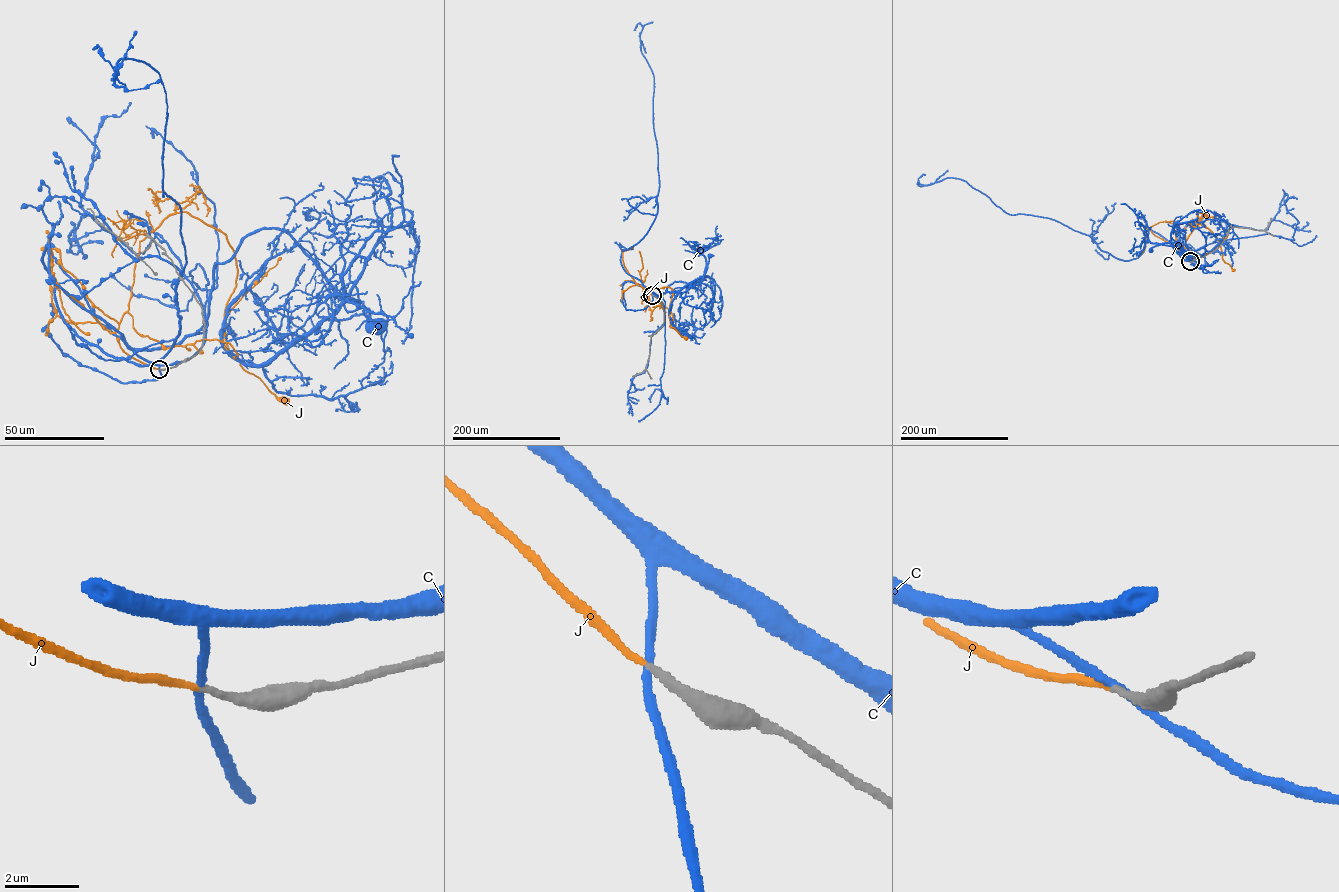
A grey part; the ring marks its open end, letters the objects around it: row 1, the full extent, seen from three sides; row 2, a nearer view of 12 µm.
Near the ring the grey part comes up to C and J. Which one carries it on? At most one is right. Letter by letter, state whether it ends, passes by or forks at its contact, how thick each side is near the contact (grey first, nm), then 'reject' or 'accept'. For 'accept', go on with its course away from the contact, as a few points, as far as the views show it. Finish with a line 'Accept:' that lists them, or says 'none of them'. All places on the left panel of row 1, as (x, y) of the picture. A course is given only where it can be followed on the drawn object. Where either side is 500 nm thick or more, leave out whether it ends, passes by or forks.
C: it passes by; 200 nm thick on the grey side, 200 nm on the other; reject
J: it ends there; 200 nm thick on the grey side, 160 nm on the other; accept; it runs (159, 369), (126, 354), (116, 330), (139, 242), (187, 212), (233, 249), (230, 355), (284, 400)
Accept: J

